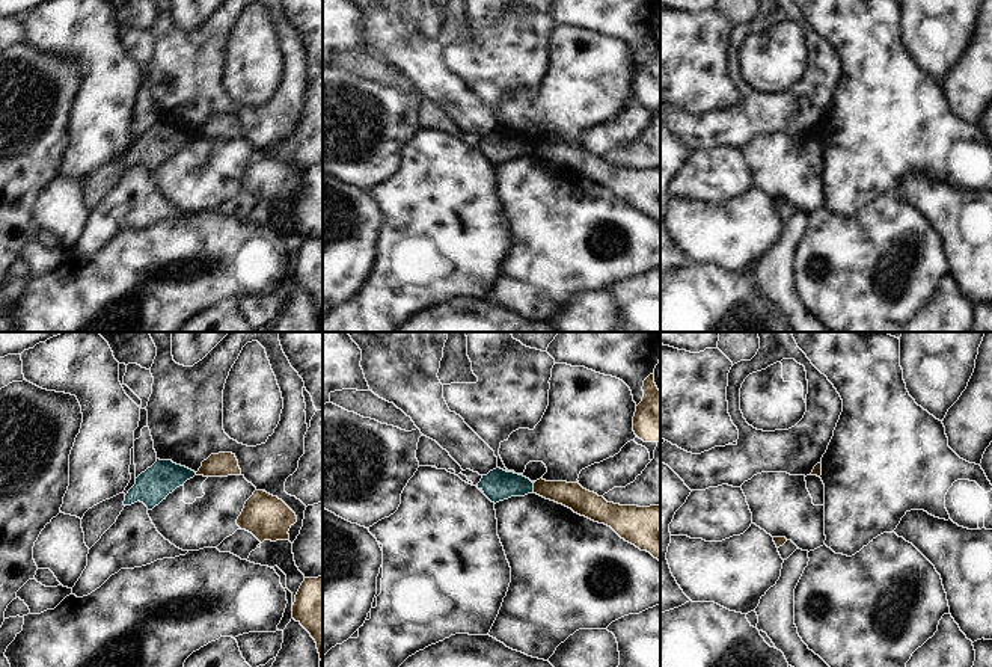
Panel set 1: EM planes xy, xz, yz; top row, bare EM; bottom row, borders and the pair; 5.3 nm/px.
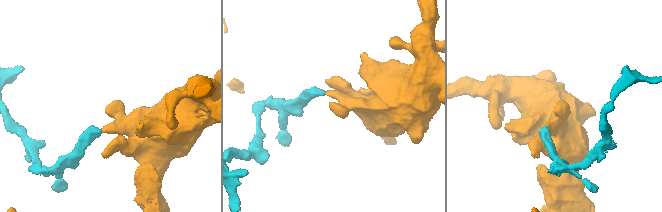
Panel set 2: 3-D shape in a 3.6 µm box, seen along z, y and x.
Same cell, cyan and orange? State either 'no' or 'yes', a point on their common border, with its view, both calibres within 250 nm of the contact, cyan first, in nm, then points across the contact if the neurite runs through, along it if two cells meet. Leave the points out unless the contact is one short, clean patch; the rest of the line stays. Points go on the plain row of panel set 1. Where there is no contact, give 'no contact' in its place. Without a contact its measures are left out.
no; meets cyan in xz at (532, 150); 170 nm thick on the cyan side, 140 nm on the other; border along xz (532, 145), (534, 154)

